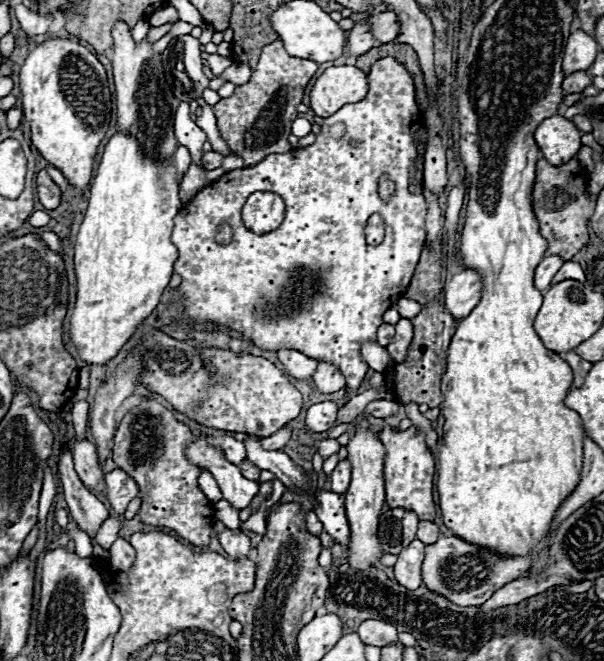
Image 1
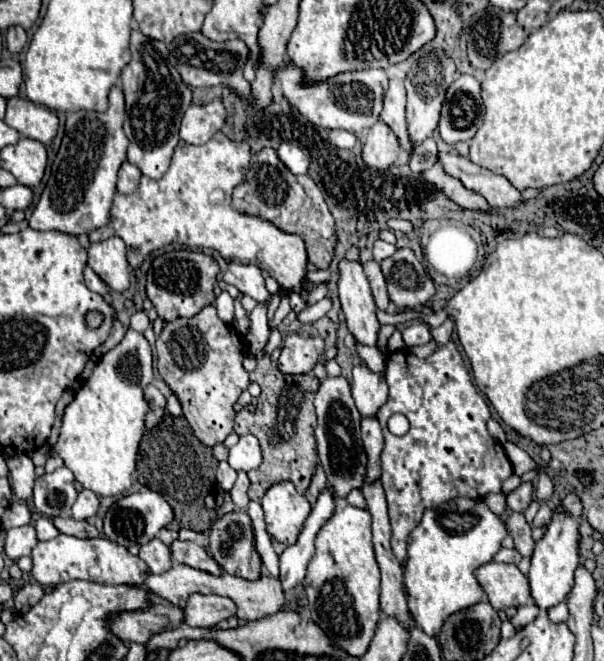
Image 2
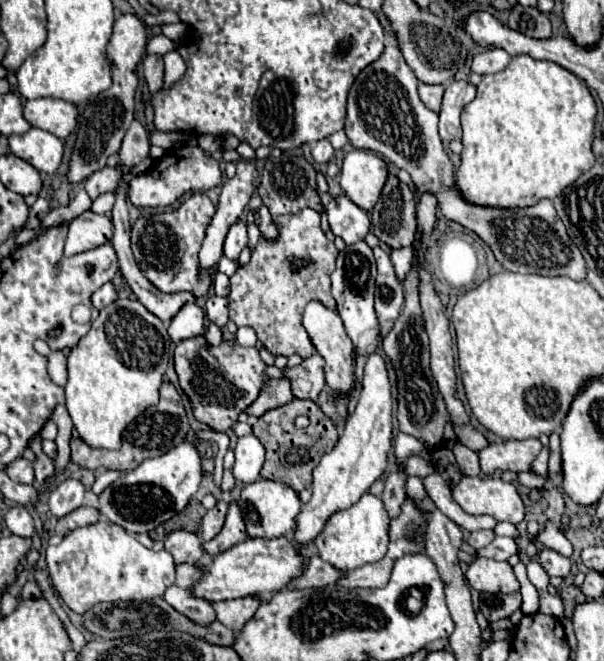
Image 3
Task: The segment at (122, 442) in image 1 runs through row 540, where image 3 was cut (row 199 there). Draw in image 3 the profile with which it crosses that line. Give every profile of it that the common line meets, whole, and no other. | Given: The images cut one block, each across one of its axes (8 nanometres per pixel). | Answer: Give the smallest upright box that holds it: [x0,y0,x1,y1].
[132,194,216,298]

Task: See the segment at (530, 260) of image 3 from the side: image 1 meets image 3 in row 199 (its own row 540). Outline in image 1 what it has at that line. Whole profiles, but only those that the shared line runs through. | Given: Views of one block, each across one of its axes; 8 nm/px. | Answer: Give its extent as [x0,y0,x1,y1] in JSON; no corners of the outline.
[422,536,532,606]

